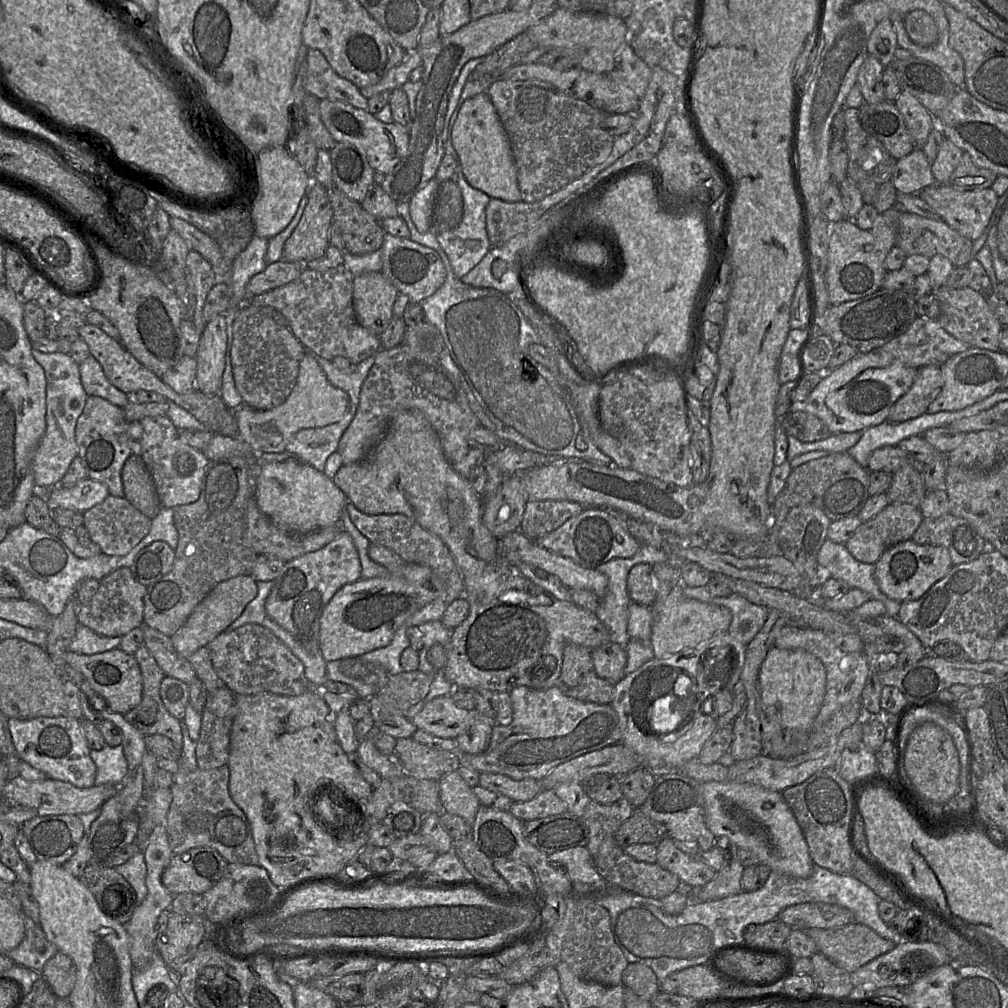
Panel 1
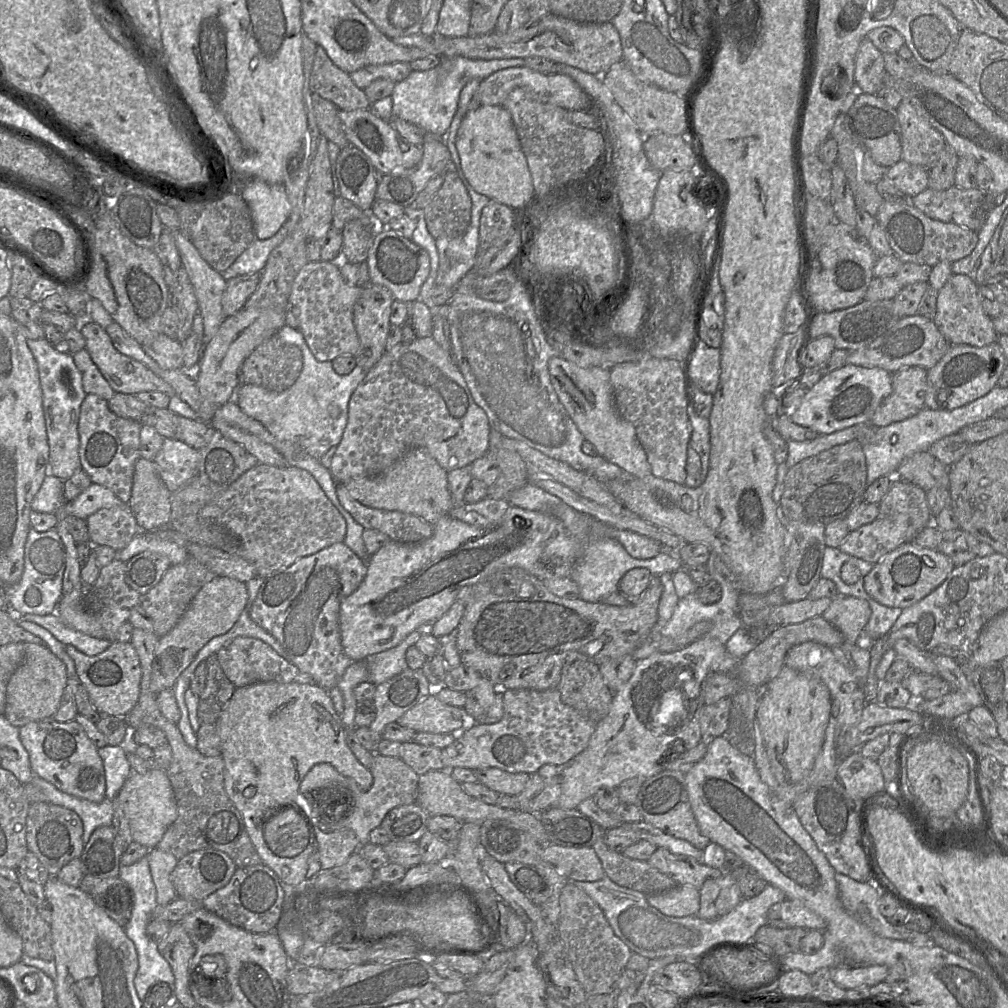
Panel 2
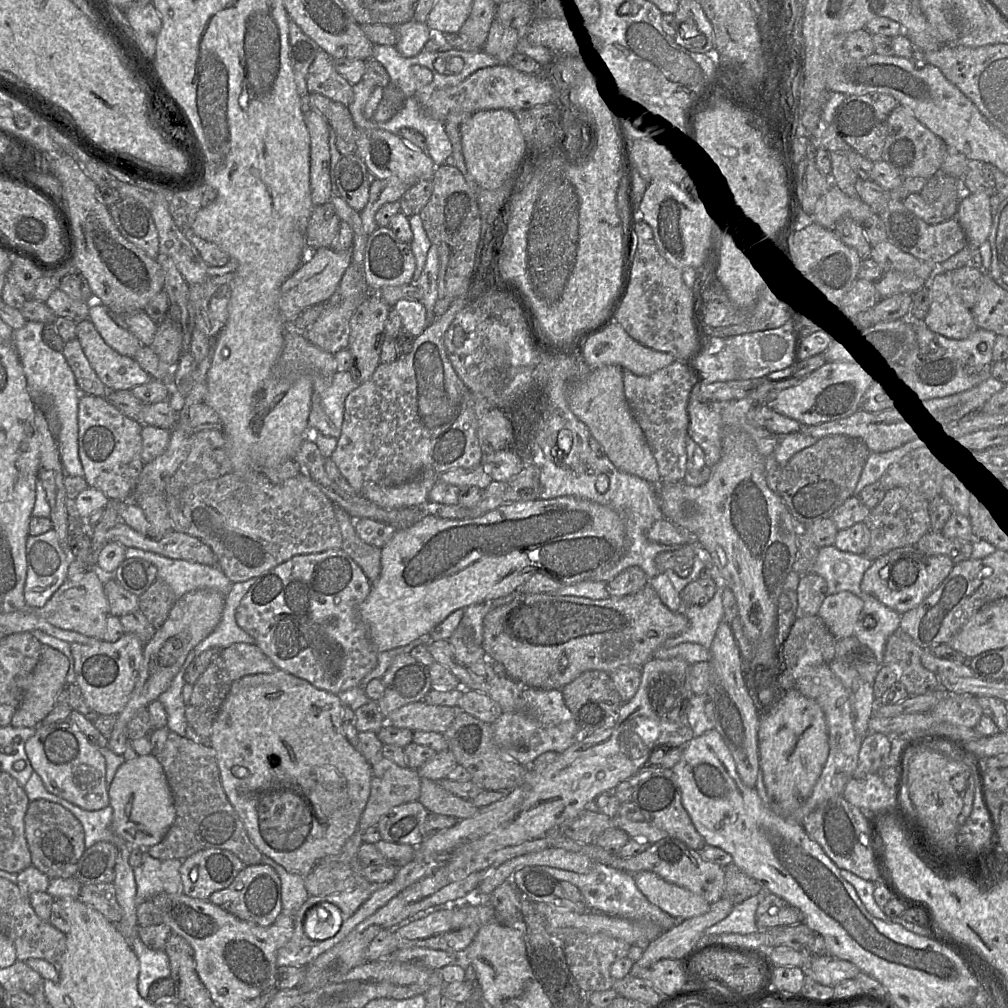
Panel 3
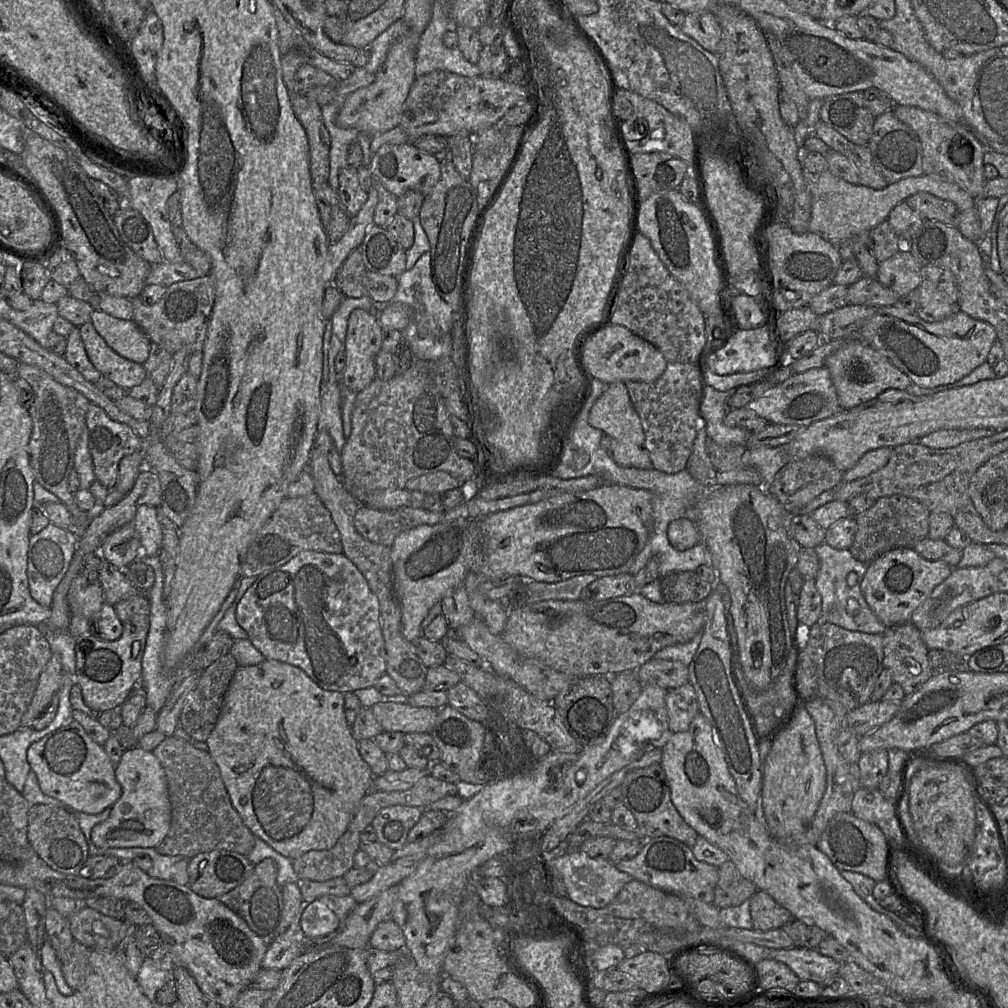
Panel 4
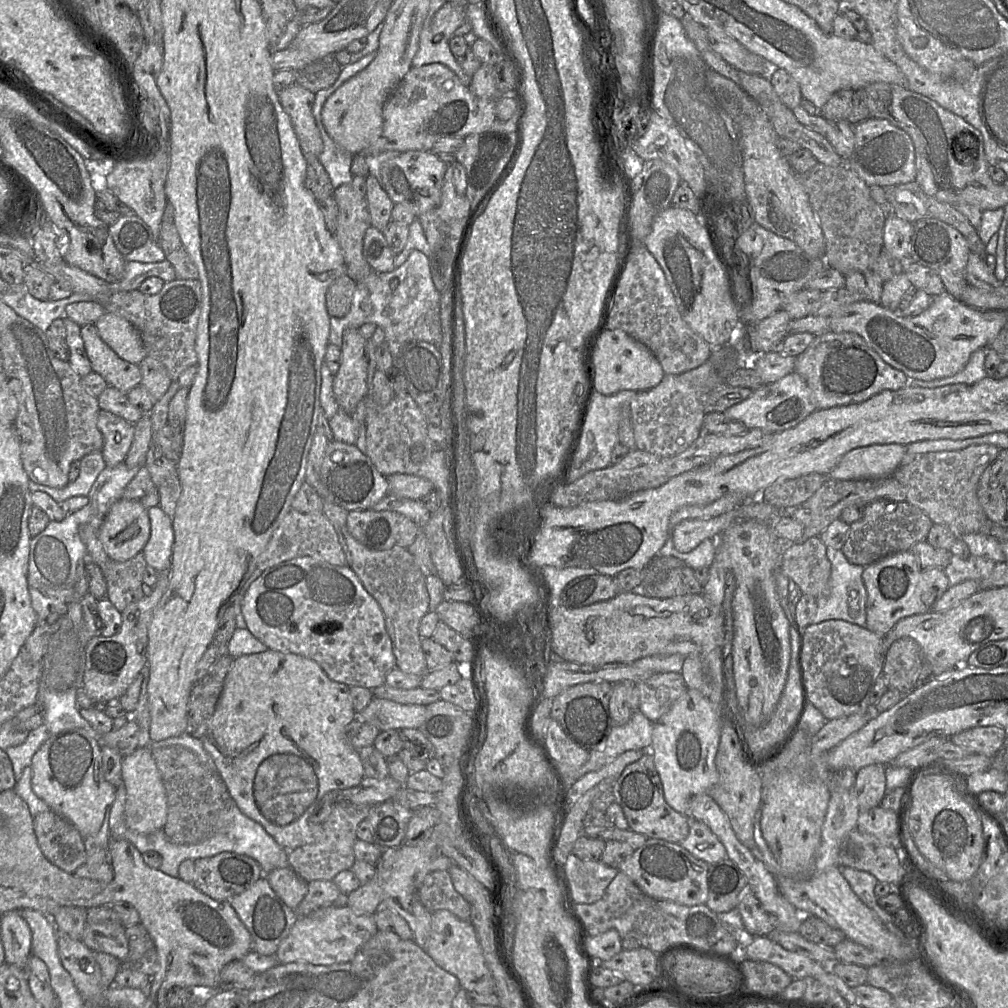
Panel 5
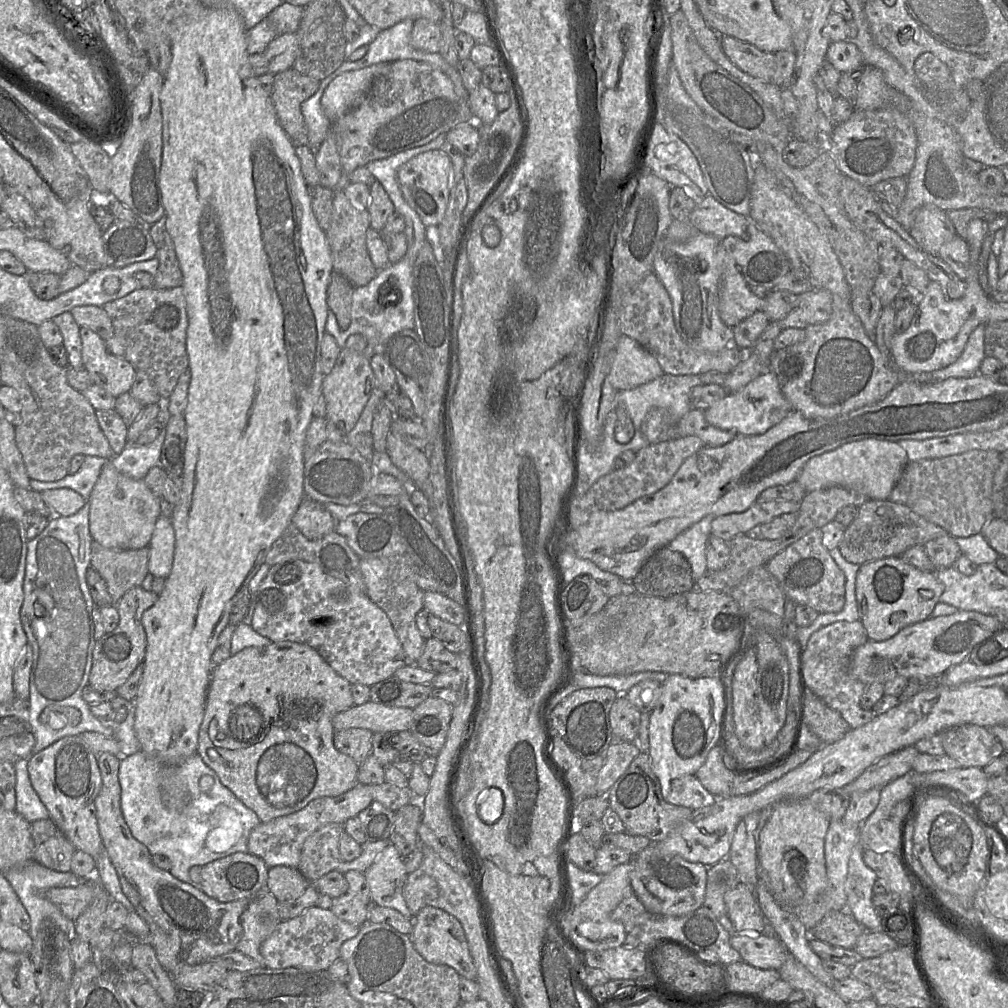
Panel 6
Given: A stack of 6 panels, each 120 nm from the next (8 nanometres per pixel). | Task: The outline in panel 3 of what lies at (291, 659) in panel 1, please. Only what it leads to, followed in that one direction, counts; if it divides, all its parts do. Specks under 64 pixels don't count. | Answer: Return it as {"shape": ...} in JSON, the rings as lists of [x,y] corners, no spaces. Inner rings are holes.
{"shape":[[[235,643],[221,653],[232,682],[247,675],[269,674],[278,669],[255,644]]]}

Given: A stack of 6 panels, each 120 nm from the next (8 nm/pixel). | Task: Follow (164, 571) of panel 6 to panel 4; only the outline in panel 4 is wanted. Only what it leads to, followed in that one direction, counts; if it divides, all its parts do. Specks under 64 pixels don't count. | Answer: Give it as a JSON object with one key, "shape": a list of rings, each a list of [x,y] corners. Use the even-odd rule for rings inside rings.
{"shape":[[[141,505],[136,511],[132,524],[138,533],[143,553],[148,556],[158,556],[162,531],[157,520],[156,507]]]}

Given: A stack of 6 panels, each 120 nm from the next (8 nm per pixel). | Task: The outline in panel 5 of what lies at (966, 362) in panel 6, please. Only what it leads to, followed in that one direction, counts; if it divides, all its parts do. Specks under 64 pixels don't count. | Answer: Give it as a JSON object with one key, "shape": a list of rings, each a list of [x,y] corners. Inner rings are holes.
{"shape":[[[979,348],[971,354],[967,364],[958,373],[931,381],[910,378],[910,386],[937,388],[958,383],[974,384],[987,376],[984,368],[986,354],[987,348]]]}

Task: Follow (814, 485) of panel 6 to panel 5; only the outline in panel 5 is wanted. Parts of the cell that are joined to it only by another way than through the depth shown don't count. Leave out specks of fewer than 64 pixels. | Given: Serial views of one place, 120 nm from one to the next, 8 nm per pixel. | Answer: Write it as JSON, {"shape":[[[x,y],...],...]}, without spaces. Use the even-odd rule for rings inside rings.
{"shape":[[[897,443],[855,448],[841,458],[828,477],[837,480],[885,478],[899,466],[905,448]]]}

